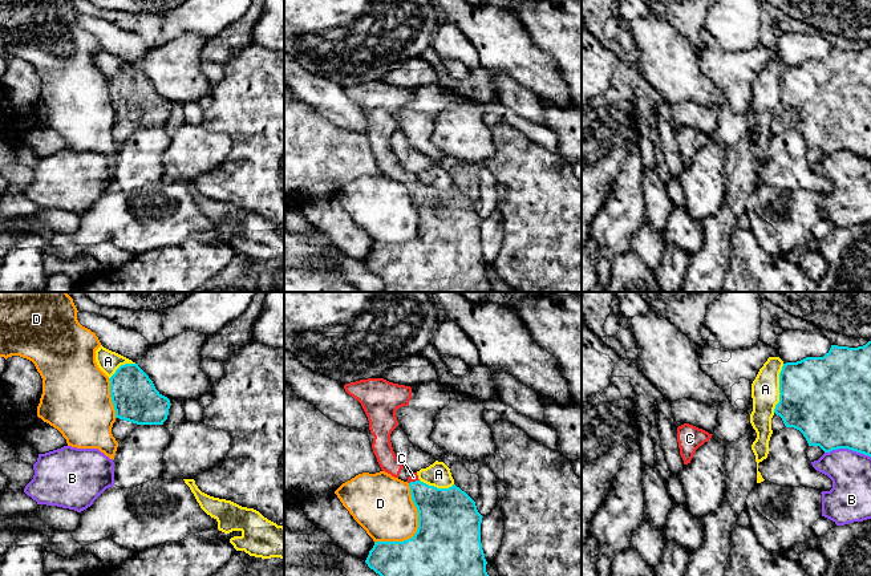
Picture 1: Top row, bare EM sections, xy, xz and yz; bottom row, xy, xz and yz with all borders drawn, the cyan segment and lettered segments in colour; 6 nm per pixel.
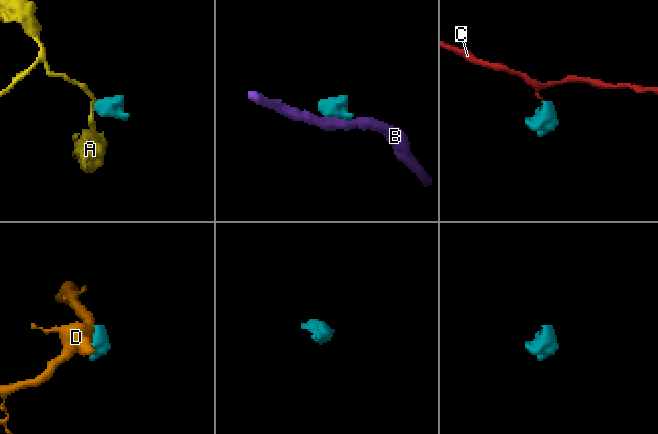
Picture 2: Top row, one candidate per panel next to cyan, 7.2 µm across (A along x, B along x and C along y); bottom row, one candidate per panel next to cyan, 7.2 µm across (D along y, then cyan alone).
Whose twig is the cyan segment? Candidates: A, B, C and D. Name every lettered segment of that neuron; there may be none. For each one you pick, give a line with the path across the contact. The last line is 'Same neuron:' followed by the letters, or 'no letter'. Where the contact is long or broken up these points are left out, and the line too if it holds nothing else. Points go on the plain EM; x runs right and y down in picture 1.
C: runs through xz (441, 214), (413, 185), (413, 179)
Same neuron: C

